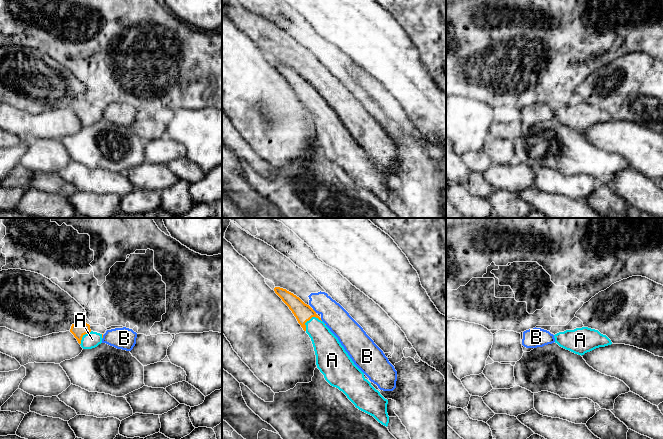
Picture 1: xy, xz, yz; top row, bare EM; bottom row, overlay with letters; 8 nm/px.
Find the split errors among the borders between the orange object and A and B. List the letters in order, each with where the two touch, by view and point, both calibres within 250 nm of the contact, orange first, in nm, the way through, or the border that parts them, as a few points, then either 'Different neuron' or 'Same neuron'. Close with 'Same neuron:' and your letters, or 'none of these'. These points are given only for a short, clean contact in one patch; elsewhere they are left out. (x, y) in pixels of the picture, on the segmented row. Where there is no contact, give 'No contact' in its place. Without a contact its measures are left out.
A: Touches orange at xz (309, 319). Thickness 140 nm (orange) against 220 nm. Path across: xz (303, 312), (309, 319), (326, 345). Same neuron
B: Touches orange at xz (313, 310). Thickness 140 nm (orange) against 200 nm. Boundary: xz (312, 309), (316, 312). Different neuron
Same neuron: A

